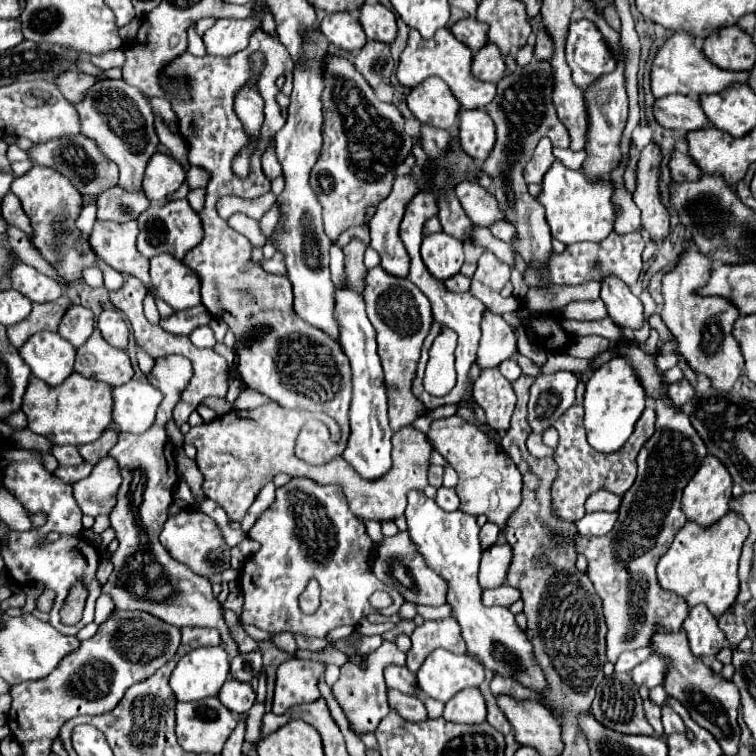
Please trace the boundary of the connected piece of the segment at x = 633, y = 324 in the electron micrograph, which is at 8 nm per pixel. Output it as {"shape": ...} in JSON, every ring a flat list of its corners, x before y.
{"shape":[[609,277,601,283,601,299,605,301,605,307,609,311,609,317,613,323,621,329,641,329,643,327,643,305,639,297,635,297,629,287,615,279]]}

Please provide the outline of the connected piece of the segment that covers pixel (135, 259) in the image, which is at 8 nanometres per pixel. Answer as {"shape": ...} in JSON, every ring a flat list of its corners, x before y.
{"shape":[[137,221,127,223,95,223,91,233,91,249,115,271,129,273,149,287,149,261,139,255,135,247,137,239]]}

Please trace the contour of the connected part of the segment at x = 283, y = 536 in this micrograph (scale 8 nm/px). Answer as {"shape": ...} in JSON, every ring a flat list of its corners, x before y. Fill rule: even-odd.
{"shape":[[293,477,287,485,277,489,275,503,255,521,251,531,247,533,251,539,261,543,259,553,251,555,239,577,239,587,245,595,243,611,241,611,241,623,245,625,255,625,271,635,289,631,293,635,307,635,307,637,319,637,325,639,327,633,339,625,357,625,359,619,367,617,373,613,373,607,369,603,371,593,385,589,393,605,383,609,383,615,395,615,399,607,405,603,405,599,399,595,399,591,379,583,379,579,373,575,369,567,369,555,373,549,373,541,365,531,365,525,361,519,357,519,349,507,343,491,337,485,321,485,315,483,313,479,303,479,303,477],[315,577,321,585,321,607,313,615,305,615,299,609,299,595,305,591,309,579]]}

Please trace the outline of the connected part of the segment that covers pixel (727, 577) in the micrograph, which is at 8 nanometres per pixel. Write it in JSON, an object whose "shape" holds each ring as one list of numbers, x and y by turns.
{"shape":[[731,511,711,527,699,527,695,521,687,521,657,565,659,585,683,597,689,607,703,603,715,617,719,617,737,599,737,563,747,533,747,523,743,523,739,515,731,515]]}

